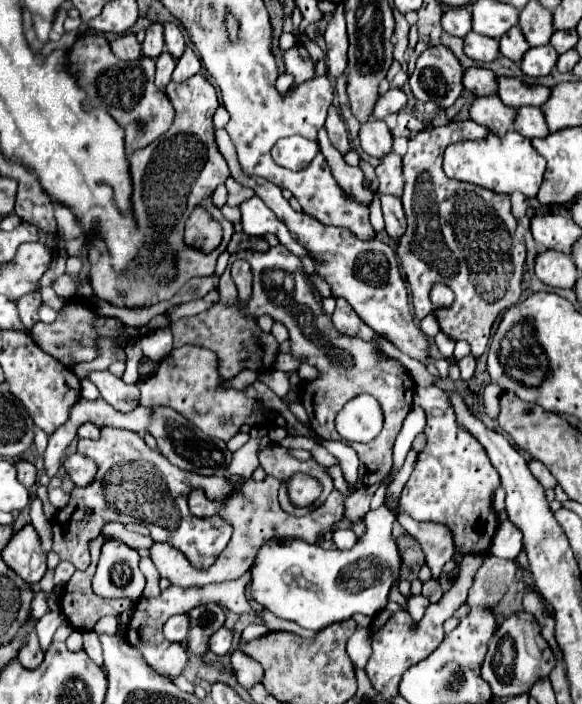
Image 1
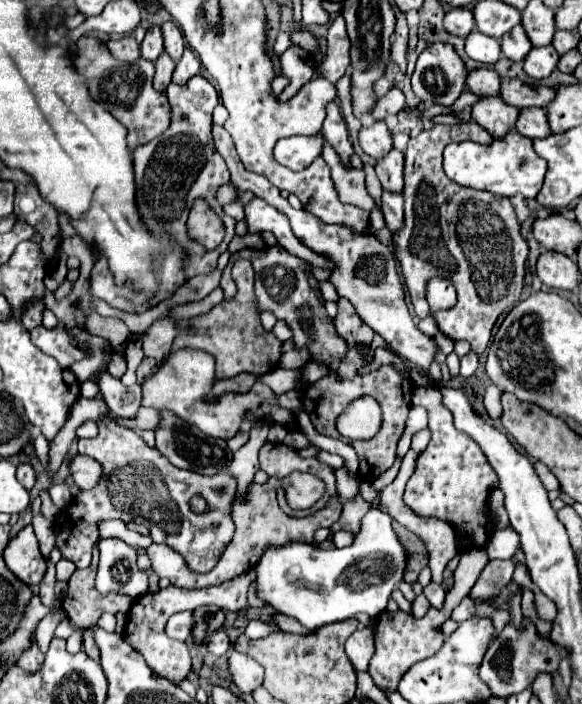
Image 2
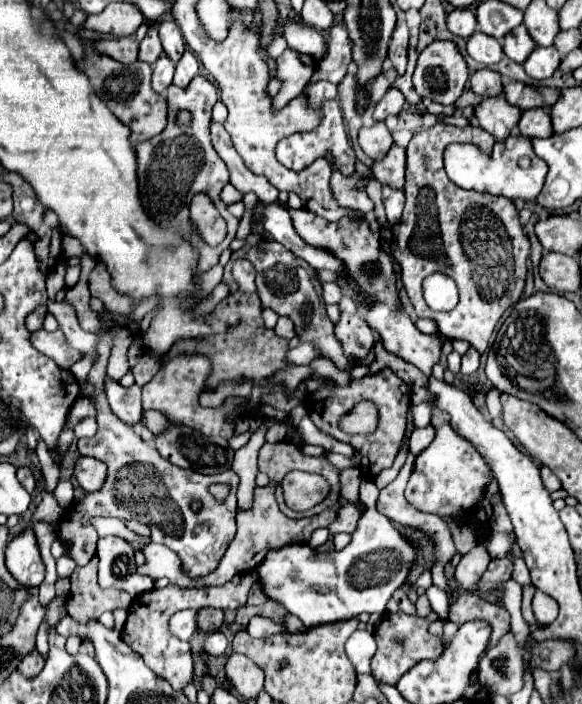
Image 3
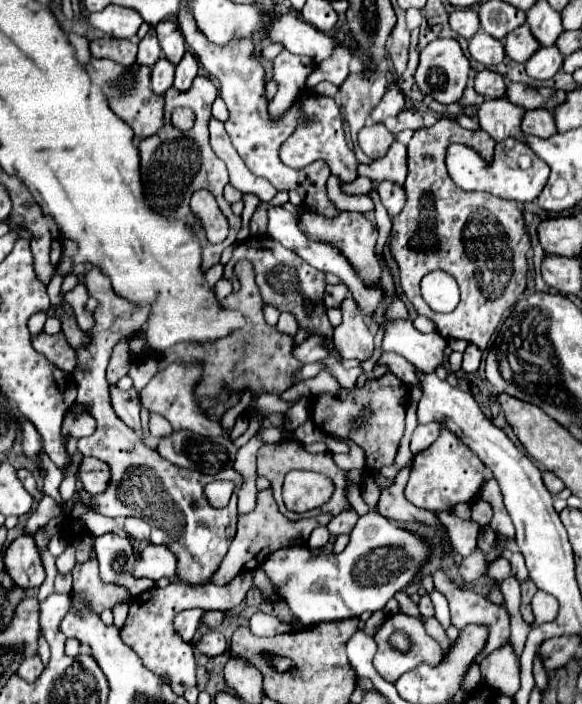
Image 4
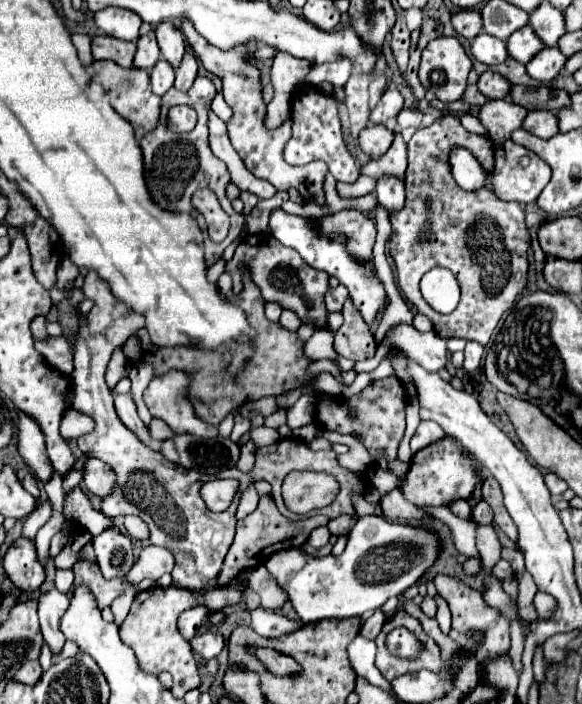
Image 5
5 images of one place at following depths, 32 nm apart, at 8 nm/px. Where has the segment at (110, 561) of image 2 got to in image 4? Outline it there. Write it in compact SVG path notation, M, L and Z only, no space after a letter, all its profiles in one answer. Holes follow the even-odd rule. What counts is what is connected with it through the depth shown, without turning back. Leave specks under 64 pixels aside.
M118 534L98 536L94 542L94 552L100 562L100 580L104 584L118 584L128 590L130 596L138 596L148 588L154 588L154 580L134 578L134 548L128 538Z

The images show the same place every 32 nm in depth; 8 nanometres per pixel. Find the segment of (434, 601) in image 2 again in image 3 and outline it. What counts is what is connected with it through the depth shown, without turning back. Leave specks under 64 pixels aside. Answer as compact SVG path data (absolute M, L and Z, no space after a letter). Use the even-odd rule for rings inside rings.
M432 584L428 588L428 594L426 596L428 596L432 608L436 610L436 614L442 618L442 622L448 620L448 594L442 588L438 588L436 584Z

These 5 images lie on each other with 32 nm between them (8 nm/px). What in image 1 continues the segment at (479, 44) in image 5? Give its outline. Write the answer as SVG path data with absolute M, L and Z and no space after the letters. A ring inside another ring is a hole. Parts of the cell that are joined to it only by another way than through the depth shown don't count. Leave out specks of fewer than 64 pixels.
M468 32L464 36L464 52L472 60L492 62L498 56L498 40L490 38L490 36L476 34L476 32Z

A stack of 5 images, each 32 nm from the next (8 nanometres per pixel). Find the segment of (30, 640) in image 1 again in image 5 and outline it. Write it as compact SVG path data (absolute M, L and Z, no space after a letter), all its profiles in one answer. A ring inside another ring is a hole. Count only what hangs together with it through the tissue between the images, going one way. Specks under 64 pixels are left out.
M26 660L14 678L24 684L36 684L40 680L40 676L42 676L40 660Z

